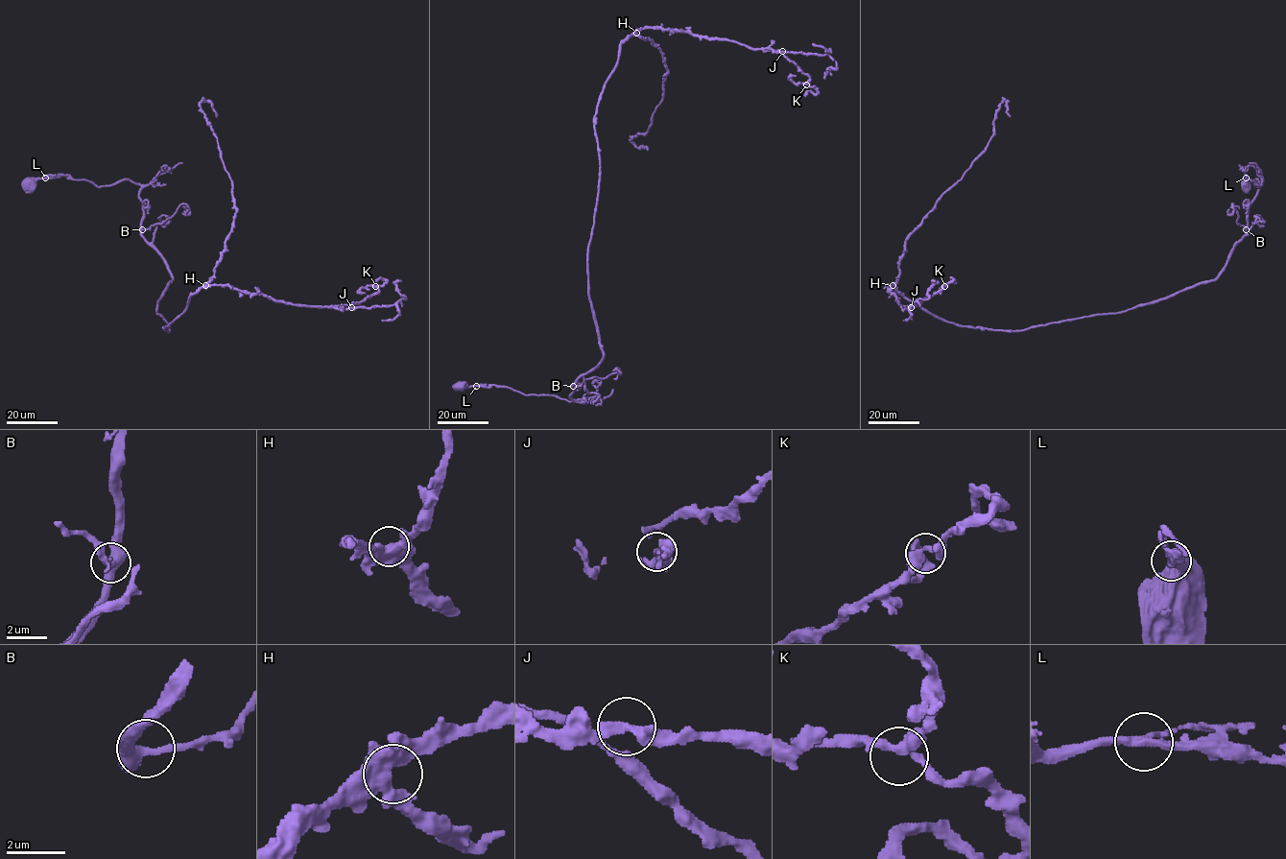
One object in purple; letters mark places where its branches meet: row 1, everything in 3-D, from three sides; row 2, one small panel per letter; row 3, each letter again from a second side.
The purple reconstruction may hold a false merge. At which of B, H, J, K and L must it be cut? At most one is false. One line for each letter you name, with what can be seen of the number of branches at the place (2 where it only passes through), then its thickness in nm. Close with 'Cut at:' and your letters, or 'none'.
Cut at: none

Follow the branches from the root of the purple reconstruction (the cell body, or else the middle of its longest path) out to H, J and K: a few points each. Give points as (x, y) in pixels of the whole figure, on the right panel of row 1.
H: (1244, 186), (1245, 175), (1261, 184), (1225, 269), (1124, 311), (994, 330), (943, 321), (893, 285)
J: (1244, 186), (1245, 175), (1261, 184), (1225, 269), (1165, 298), (994, 330), (943, 321), (888, 284), (911, 308)
K: (1244, 186), (1261, 184), (1225, 269), (1165, 298), (994, 330), (888, 285), (908, 306), (944, 286)

